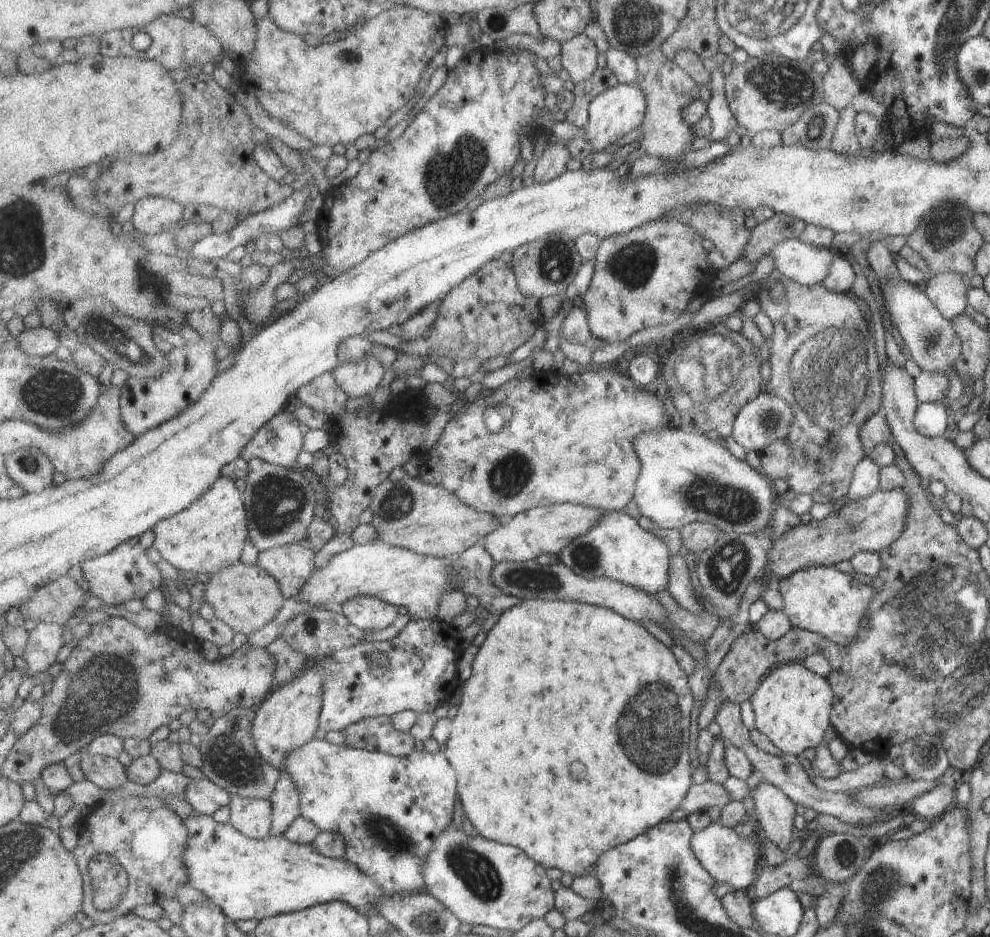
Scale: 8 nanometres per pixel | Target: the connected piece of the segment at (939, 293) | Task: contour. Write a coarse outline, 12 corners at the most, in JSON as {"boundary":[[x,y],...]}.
{"boundary":[[946,271],[927,279],[925,293],[951,322],[969,305],[968,278]]}

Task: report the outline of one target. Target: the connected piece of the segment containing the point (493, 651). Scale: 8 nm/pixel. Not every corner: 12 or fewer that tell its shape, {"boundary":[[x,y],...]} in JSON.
{"boundary":[[618,611],[489,632],[476,833],[590,877],[690,792],[686,670]]}

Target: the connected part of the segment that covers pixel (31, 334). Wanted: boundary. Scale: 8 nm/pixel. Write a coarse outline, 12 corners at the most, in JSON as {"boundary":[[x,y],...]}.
{"boundary":[[44,324],[26,329],[18,349],[37,357],[55,355],[60,333]]}

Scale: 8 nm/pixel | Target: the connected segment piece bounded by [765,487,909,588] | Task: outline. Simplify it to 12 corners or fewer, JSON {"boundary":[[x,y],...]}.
{"boundary":[[876,489],[767,547],[772,588],[806,567],[879,553],[906,528],[908,495]]}

